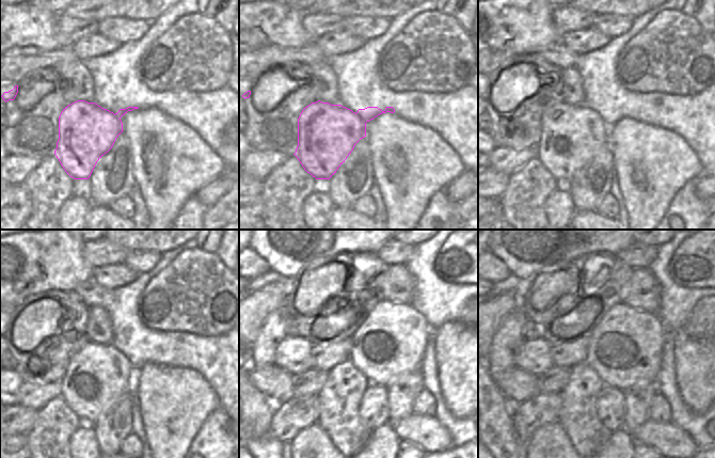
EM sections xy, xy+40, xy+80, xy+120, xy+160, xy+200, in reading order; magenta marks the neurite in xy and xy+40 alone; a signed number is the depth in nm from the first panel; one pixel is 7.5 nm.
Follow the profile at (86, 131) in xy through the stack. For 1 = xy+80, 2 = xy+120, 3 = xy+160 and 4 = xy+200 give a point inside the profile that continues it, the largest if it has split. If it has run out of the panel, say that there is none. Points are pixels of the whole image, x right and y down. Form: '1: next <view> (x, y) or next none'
1: next xy+80 (571, 135)
2: next xy+120 (97, 375)
3: next xy+160 (367, 364)
4: next xy+200 (612, 361)

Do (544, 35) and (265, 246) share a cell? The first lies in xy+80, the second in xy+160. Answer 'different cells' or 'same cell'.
same cell

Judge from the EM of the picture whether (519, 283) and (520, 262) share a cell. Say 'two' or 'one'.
two

